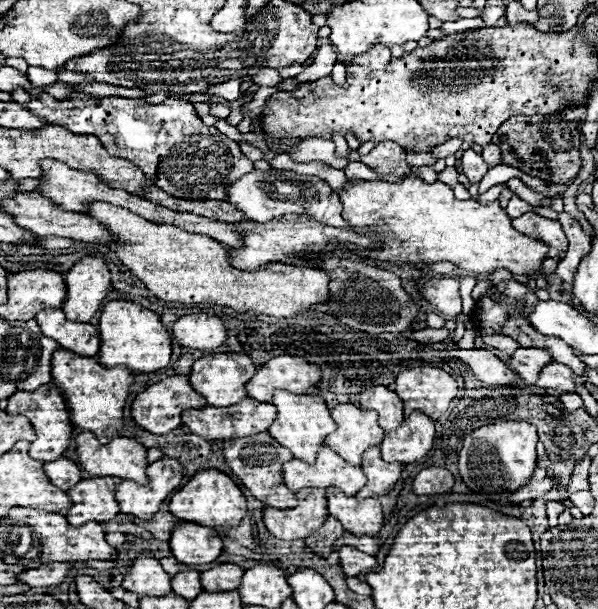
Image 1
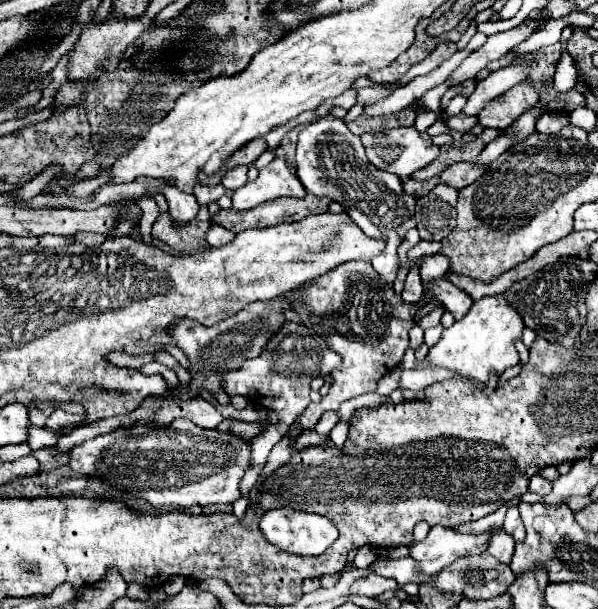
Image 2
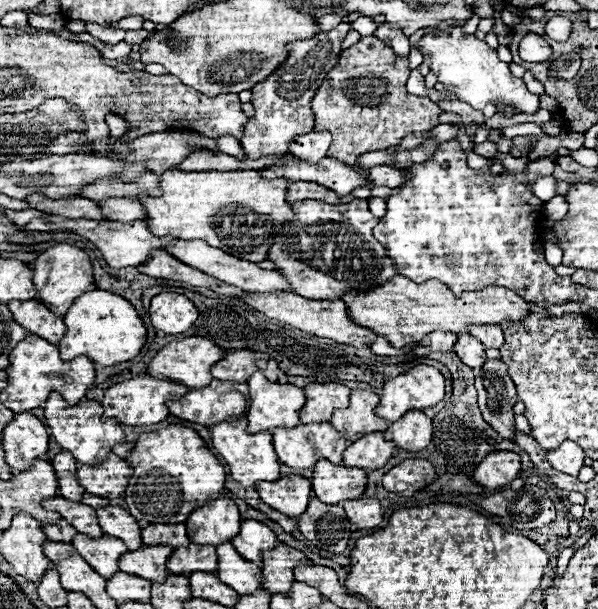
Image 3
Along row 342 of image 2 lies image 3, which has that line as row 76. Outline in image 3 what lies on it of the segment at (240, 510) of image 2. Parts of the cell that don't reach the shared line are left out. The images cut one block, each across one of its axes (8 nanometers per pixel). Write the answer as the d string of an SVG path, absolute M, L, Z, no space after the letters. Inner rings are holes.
M338 24L334 30L320 32L308 40L298 40L286 46L288 58L260 84L252 88L252 106L256 110L244 126L244 136L240 144L248 158L262 158L268 154L288 152L288 142L294 136L314 130L314 112L310 102L320 88L318 82L324 82L326 74L338 64L342 52L342 40L348 34L350 24Z

